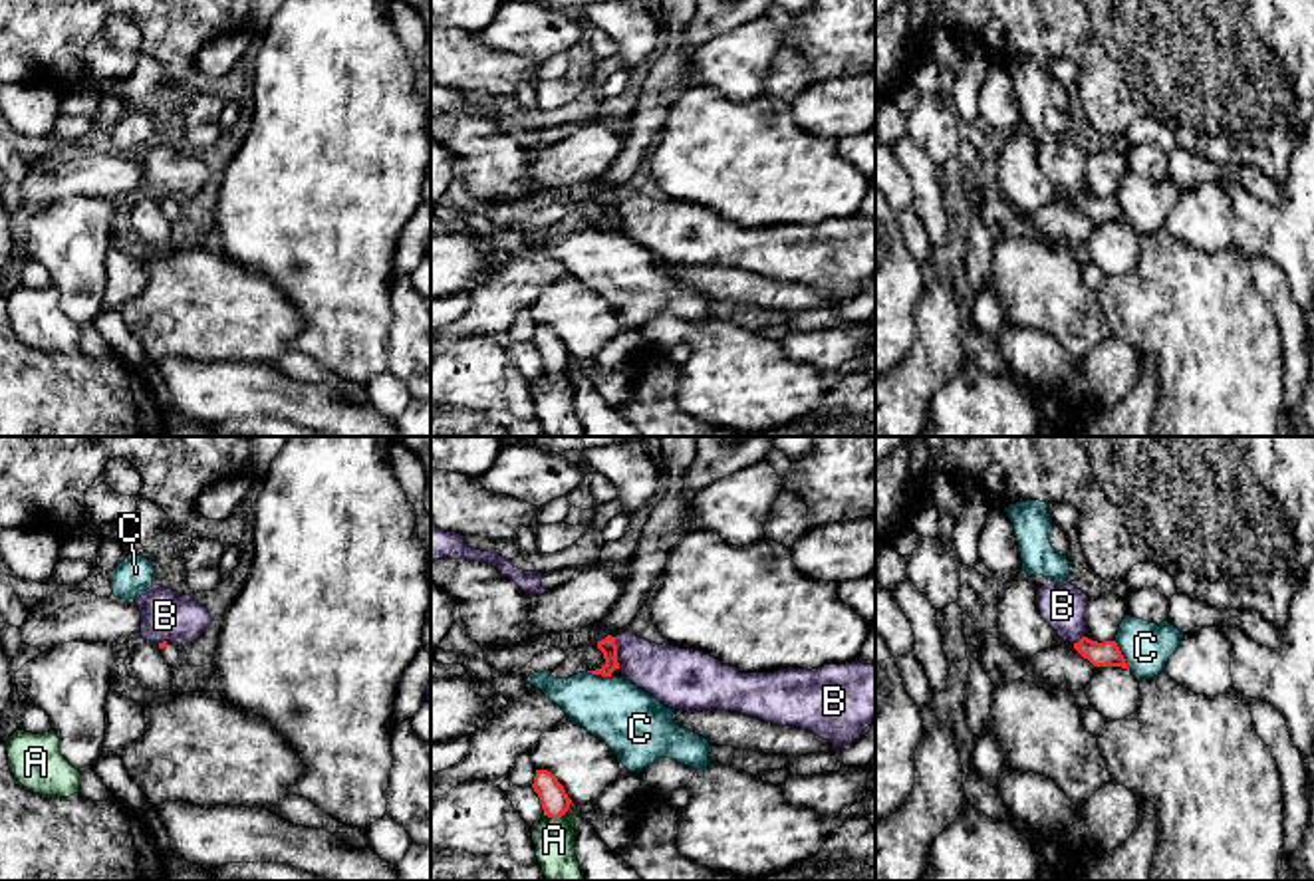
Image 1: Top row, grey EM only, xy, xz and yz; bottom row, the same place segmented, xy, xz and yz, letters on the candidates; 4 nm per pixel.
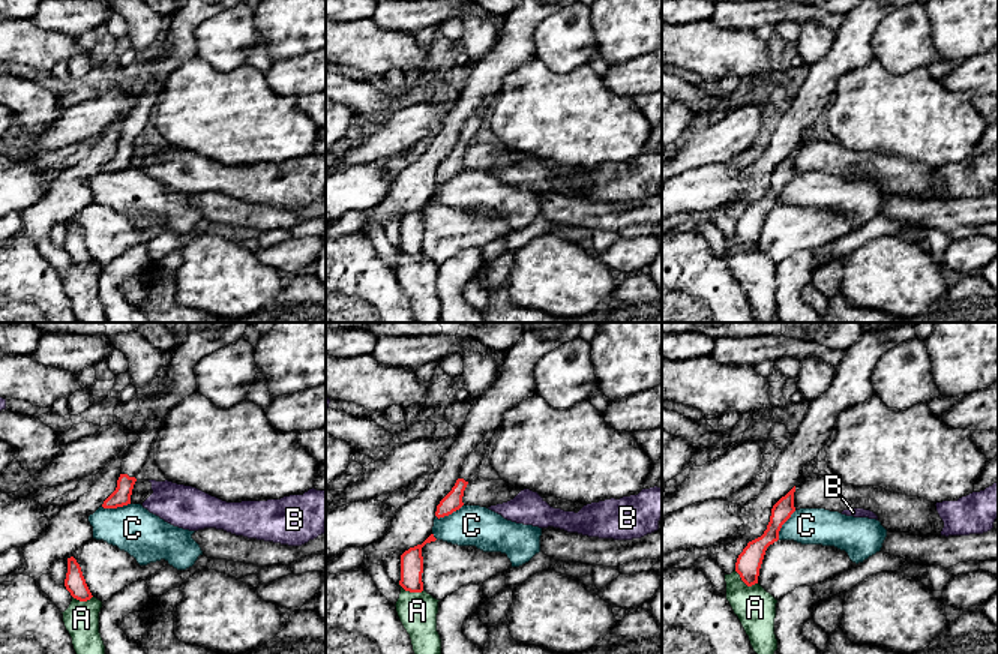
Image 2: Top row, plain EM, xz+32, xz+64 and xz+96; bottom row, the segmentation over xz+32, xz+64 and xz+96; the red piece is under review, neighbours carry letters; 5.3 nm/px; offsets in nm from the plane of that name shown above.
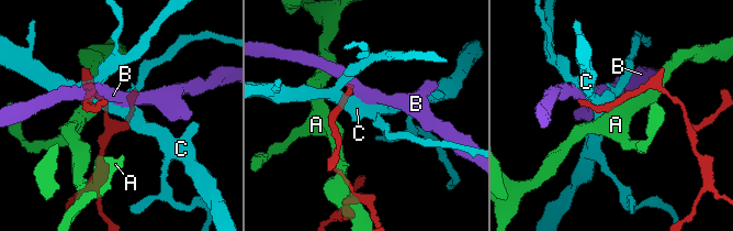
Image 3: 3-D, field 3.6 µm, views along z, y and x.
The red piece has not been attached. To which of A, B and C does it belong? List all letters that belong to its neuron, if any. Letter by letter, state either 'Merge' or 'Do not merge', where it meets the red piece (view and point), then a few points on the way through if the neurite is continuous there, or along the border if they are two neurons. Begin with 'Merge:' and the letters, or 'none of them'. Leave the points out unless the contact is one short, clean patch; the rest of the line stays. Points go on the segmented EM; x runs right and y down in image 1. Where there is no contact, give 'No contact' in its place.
Merge: none of them
A: Do not merge. Touches red at xz (556, 818)
B: Do not merge. Touches red at xz (616, 653). Boundary: xz (614, 637), (620, 667)
C: Do not merge. Touches red at yz (1122, 655). Boundary: yz (1114, 639), (1130, 669)

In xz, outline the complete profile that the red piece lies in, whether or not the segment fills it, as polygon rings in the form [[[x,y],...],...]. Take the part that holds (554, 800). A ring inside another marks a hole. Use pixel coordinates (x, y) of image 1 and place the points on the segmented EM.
[[[536,770],[532,788],[540,798],[544,816],[558,819],[570,810],[572,800],[552,772]]]

